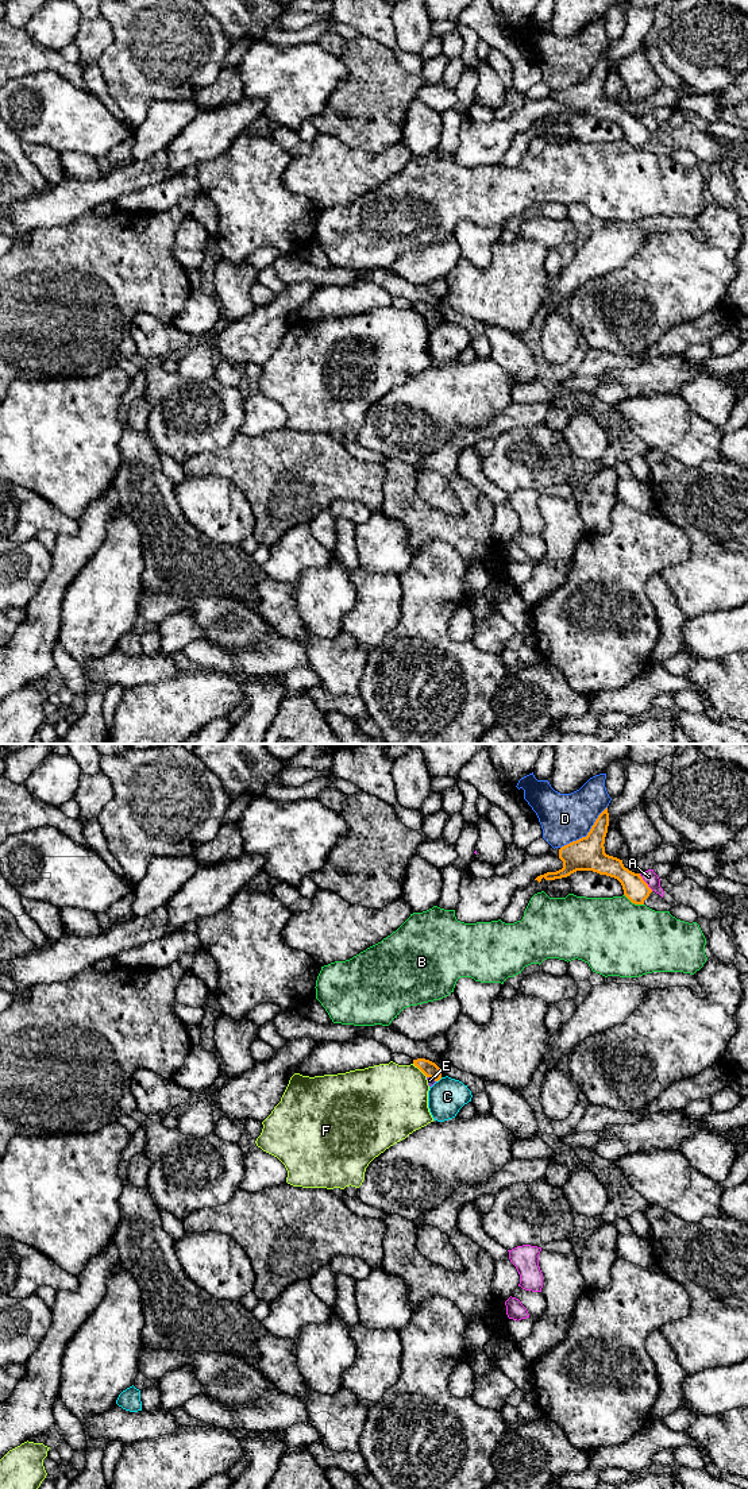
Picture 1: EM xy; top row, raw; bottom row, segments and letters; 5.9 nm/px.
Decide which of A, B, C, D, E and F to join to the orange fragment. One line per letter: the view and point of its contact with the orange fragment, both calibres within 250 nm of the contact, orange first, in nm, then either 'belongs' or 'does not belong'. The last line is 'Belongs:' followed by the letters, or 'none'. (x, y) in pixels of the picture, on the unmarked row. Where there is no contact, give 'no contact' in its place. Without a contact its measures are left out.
A: meets orange in xy at (644, 126); 150 nm thick on the orange side, 80 nm on the other; does not belong
B: meets orange in xy at (633, 146); 150 nm thick on the orange side, 460 nm on the other; does not belong
C: meets orange in xy at (439, 323); 90 nm thick on the orange side, 220 nm on the other; does not belong
D: meets orange in xy at (588, 77); 200 nm thick on the orange side, 280 nm on the other; does not belong
E: meets orange in xy at (431, 321); 90 nm thick on the orange side, 50 nm on the other; belongs
F: meets orange in xy at (420, 313); 90 nm thick on the orange side, 440 nm on the other; does not belong
Belongs: E

